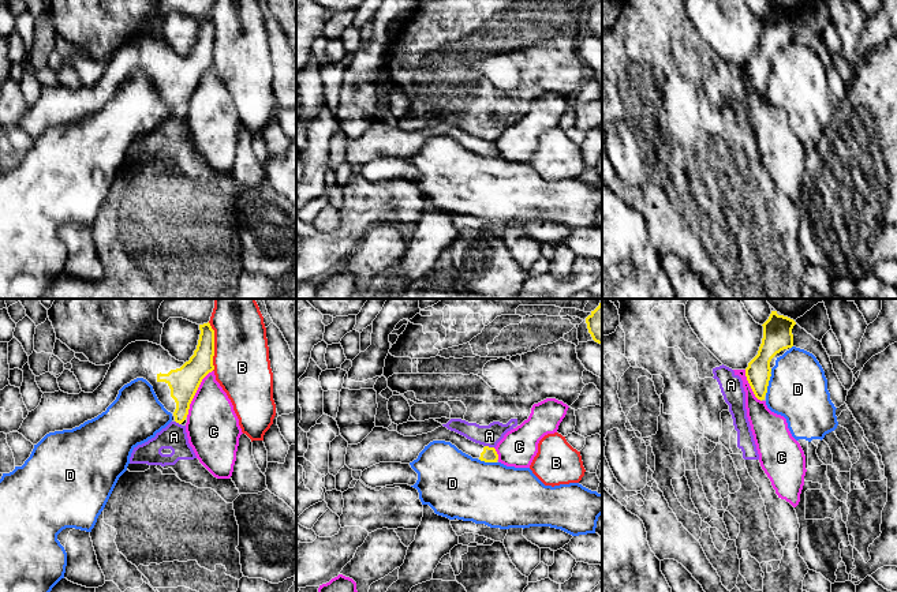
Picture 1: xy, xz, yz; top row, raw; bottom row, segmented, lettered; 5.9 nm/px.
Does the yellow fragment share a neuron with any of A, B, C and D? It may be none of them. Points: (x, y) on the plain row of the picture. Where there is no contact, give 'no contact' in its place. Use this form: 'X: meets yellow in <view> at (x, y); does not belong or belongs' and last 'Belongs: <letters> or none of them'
A: meets yellow in xz at (488, 141); does not belong
B: meets yellow in xy at (213, 41); does not belong
C: meets yellow in xy at (195, 86); does not belong
D: meets yellow in yz at (767, 79); does not belong
Belongs: none of them

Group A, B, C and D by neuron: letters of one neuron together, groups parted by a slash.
A / B / C / D

